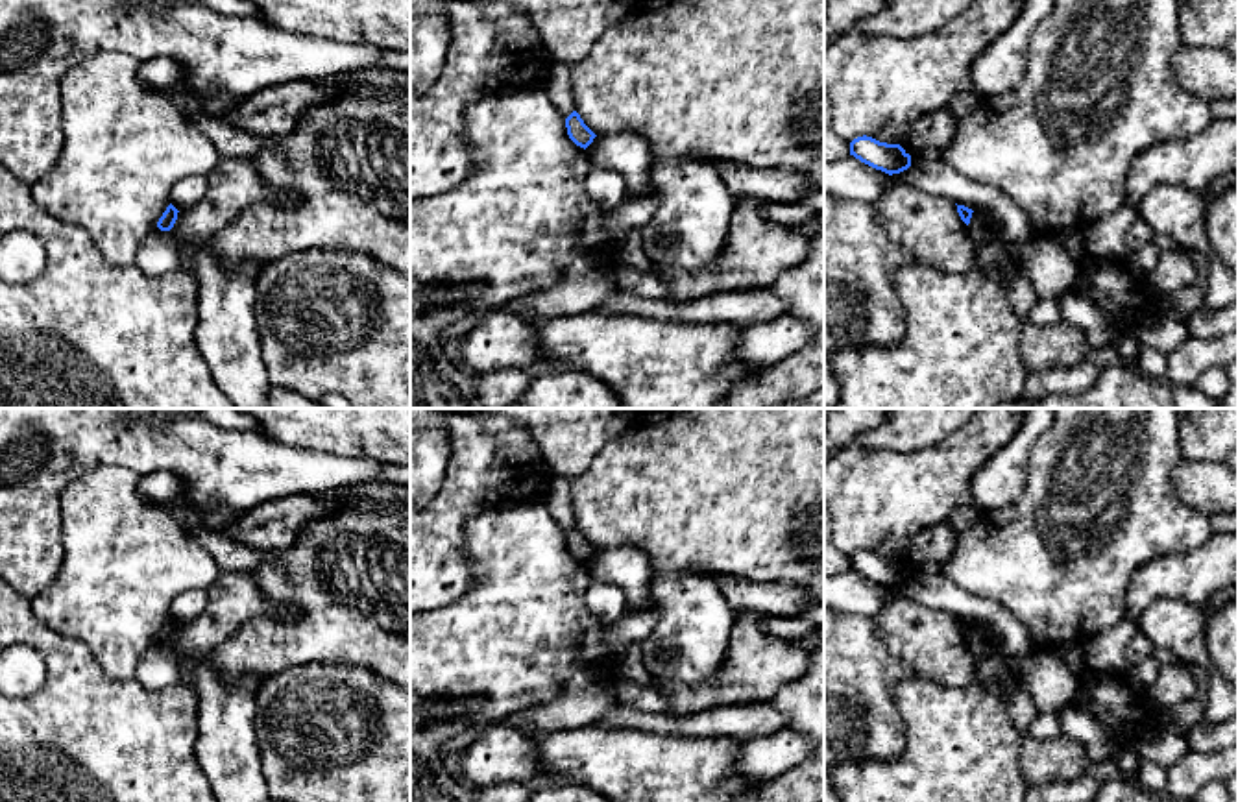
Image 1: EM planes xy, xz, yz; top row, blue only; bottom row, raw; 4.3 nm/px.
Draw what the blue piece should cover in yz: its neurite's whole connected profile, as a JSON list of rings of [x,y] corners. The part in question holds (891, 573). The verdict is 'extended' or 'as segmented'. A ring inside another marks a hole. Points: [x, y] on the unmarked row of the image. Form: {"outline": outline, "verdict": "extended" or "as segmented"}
{"outline": [[[867,549],[850,556],[850,569],[889,589],[911,580],[911,569],[900,558],[880,556]]], "verdict": "as segmented"}

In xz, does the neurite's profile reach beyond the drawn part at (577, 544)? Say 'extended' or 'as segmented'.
as segmented

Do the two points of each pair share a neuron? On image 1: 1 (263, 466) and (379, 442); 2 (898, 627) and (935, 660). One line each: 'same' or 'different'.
1: different
2: same

